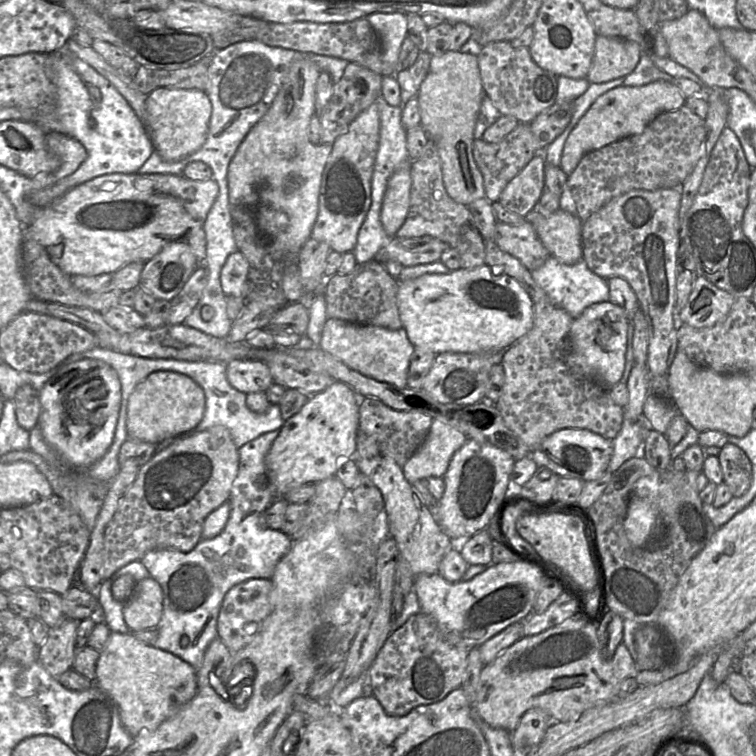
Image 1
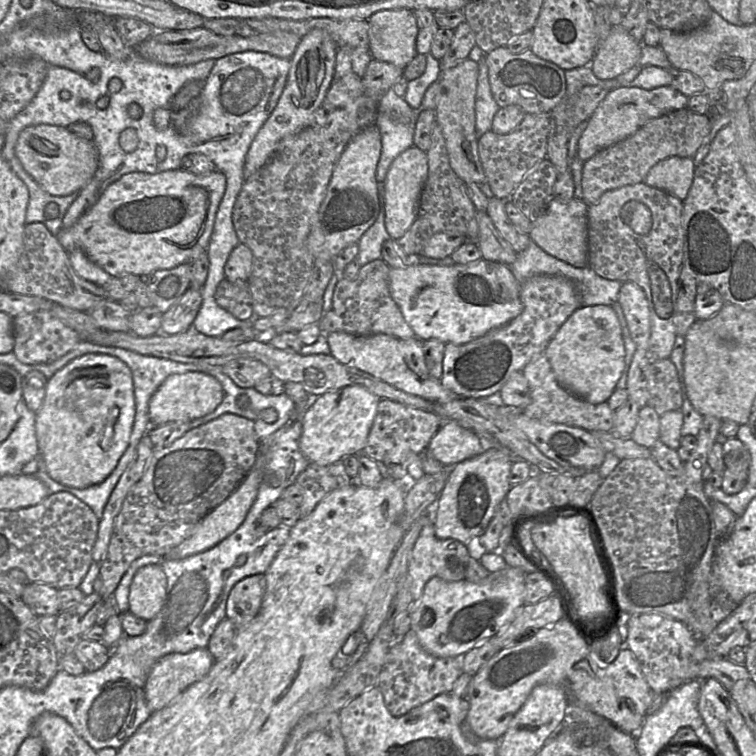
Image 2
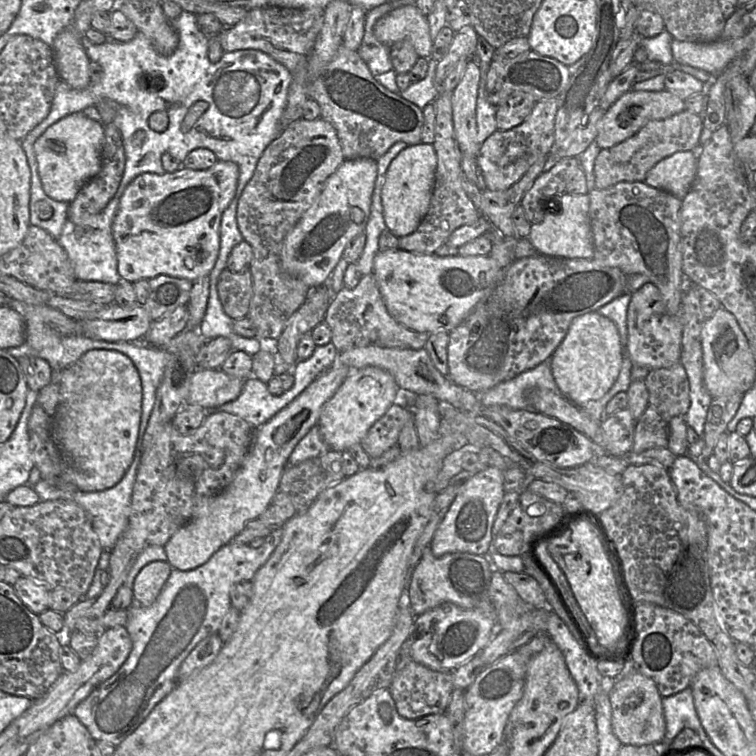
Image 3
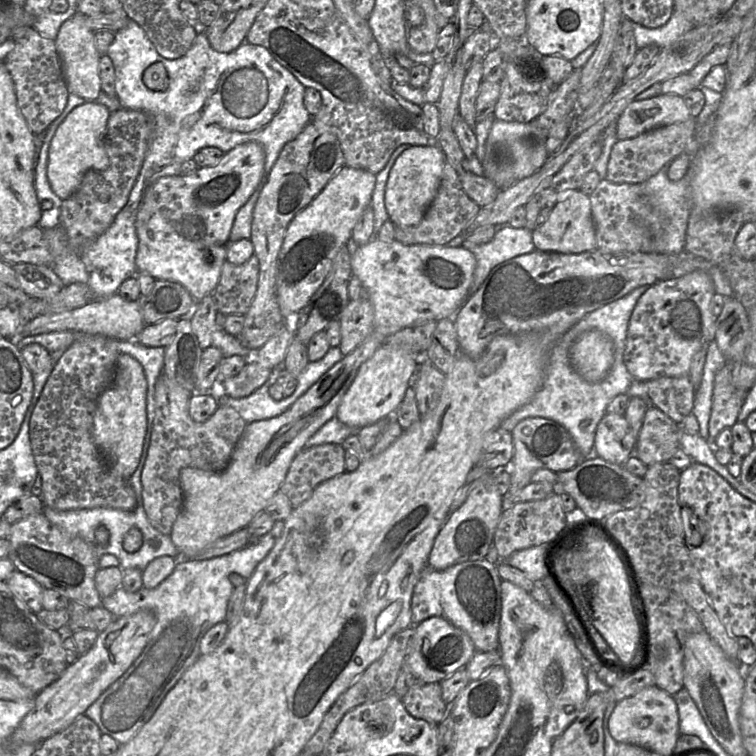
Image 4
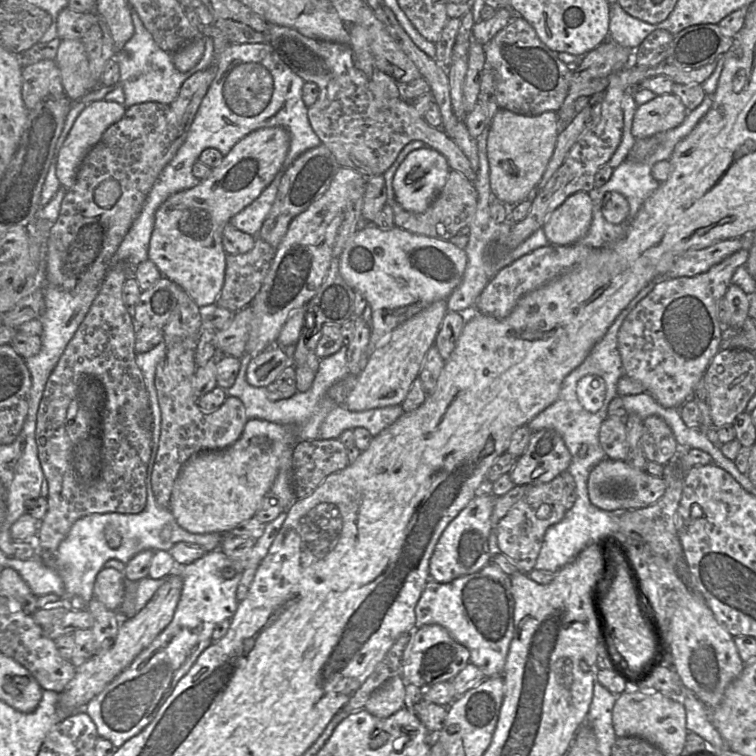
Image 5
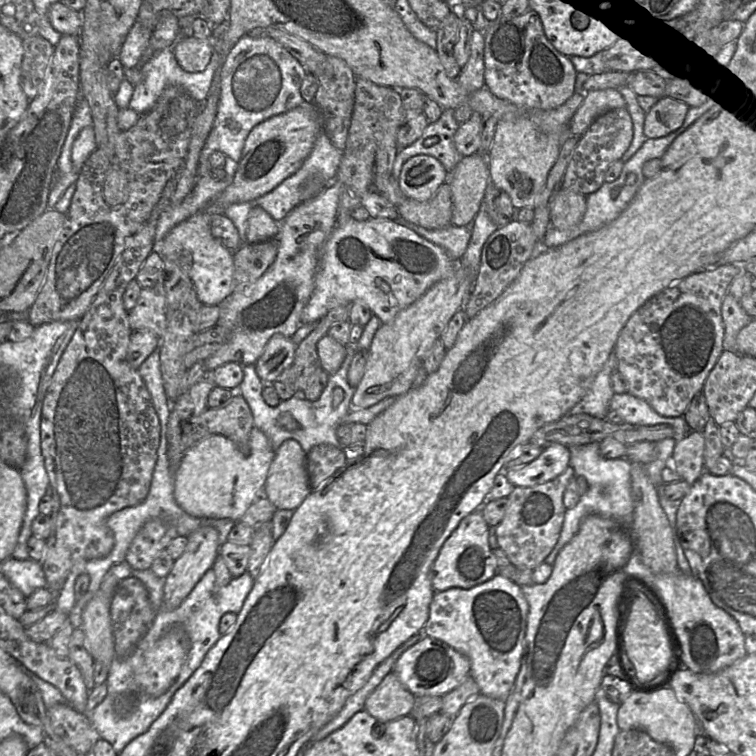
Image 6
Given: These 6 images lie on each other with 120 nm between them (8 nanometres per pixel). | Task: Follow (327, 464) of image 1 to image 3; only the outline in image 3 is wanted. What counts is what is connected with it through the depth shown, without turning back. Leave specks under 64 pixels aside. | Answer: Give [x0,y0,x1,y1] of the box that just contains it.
[317,366,402,452]

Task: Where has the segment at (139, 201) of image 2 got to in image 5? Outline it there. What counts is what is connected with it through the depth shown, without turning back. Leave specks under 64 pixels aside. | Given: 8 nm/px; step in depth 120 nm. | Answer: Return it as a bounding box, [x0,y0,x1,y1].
[148,129,290,309]

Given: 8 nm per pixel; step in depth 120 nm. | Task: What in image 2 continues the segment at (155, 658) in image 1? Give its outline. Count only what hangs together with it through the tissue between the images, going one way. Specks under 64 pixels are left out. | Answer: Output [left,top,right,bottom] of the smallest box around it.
[145,647,214,713]

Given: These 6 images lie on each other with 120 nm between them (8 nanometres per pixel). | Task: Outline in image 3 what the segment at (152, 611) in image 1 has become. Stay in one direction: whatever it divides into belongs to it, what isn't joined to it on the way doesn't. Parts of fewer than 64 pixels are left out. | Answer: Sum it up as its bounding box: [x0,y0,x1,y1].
[133,561,172,606]

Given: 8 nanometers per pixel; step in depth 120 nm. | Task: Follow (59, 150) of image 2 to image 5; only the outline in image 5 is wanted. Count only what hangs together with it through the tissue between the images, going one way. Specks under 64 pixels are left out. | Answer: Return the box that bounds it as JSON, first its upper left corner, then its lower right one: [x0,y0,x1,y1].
[56,99,126,188]

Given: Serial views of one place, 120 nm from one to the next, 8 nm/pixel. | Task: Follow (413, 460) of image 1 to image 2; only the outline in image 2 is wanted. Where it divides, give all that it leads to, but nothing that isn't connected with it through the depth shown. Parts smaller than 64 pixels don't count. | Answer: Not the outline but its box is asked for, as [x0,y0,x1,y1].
[425,422,487,467]

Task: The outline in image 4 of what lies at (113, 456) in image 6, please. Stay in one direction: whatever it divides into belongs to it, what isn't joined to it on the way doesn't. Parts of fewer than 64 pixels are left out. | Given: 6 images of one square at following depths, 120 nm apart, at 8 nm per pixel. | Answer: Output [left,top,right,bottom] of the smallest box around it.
[29,335,136,511]

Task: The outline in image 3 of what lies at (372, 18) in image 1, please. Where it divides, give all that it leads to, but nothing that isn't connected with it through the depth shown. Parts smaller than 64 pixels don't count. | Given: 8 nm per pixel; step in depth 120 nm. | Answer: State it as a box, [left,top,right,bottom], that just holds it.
[373,4,433,57]

